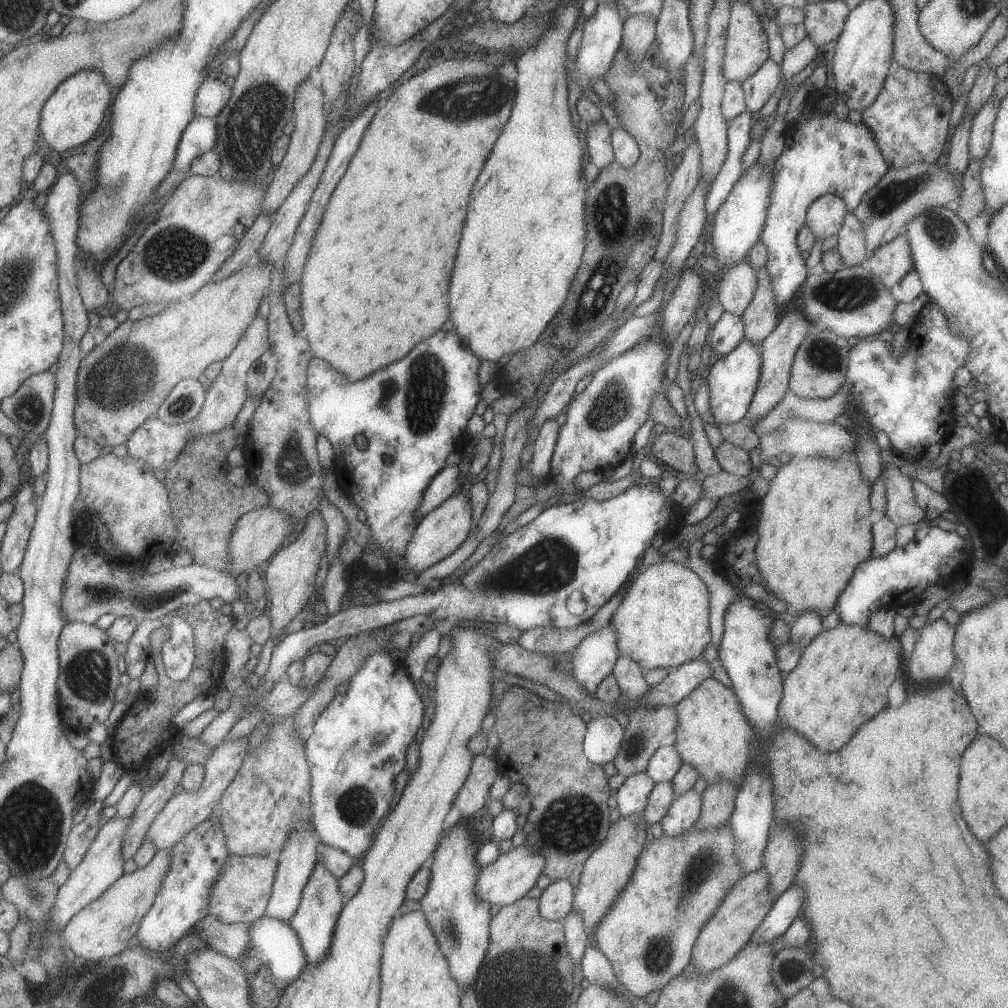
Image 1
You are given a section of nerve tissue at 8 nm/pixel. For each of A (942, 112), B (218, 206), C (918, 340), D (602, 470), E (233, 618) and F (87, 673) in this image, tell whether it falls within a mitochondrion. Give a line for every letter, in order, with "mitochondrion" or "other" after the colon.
A: other
B: other
C: other
D: other
E: other
F: mitochondrion

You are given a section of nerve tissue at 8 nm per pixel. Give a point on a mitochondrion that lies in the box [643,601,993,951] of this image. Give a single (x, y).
(703, 867)

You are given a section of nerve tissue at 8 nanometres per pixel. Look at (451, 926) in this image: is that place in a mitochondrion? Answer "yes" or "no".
yes

